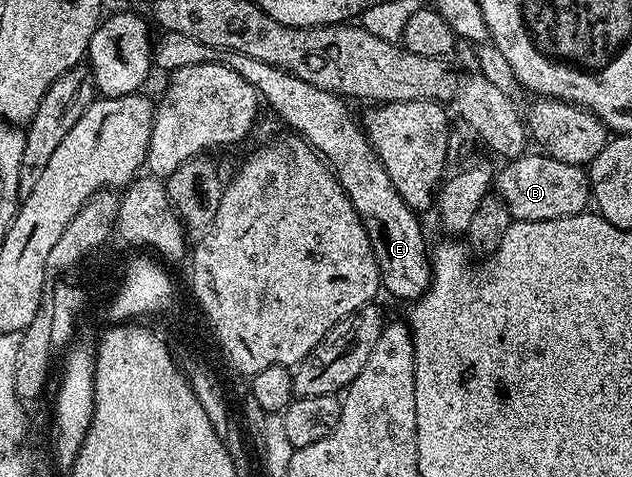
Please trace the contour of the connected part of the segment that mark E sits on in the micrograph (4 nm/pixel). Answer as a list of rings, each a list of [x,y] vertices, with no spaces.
[[[163,31],[153,43],[153,63],[165,73],[176,68],[202,63],[220,63],[228,66],[235,73],[249,81],[259,95],[288,123],[292,132],[298,133],[327,160],[332,171],[345,189],[345,193],[355,206],[355,212],[363,219],[365,233],[369,237],[369,245],[377,257],[379,277],[384,292],[388,291],[395,299],[420,299],[427,292],[431,283],[431,256],[429,243],[423,236],[423,227],[419,224],[420,216],[412,211],[411,206],[397,193],[381,157],[368,139],[366,130],[358,118],[351,116],[344,100],[325,89],[317,89],[317,85],[309,85],[309,81],[301,81],[301,77],[290,75],[279,67],[269,65],[265,61],[257,61],[257,57],[245,57],[245,53],[237,53],[229,49],[221,49],[213,45],[201,45],[194,37],[185,37],[185,33]]]

